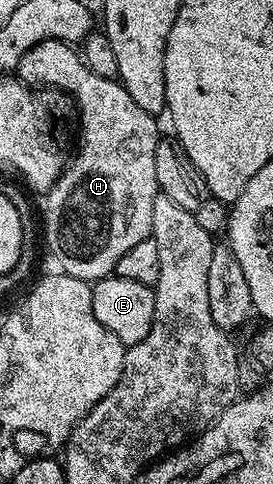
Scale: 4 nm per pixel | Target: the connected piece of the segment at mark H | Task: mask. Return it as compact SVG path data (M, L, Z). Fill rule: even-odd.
M49 39L48 41L40 41L24 53L16 68L17 78L21 79L27 85L35 85L38 87L59 87L62 91L70 91L70 95L74 98L74 103L78 106L78 123L82 128L78 131L78 148L74 151L74 156L69 156L68 162L62 168L62 175L55 181L54 187L45 196L46 199L46 243L50 246L50 251L54 254L54 259L59 263L61 270L65 274L84 279L87 281L97 281L105 279L107 275L114 274L114 266L116 261L120 261L120 257L124 257L124 253L128 253L128 249L132 249L139 243L150 238L150 230L152 229L152 205L156 205L156 197L160 194L158 190L158 182L156 181L156 145L160 138L158 132L159 120L147 113L144 109L140 109L140 105L136 105L136 101L132 101L132 97L128 97L128 89L124 89L117 79L109 79L108 77L100 77L100 73L92 73L89 63L82 58L81 54L71 44L64 41L56 41Z

